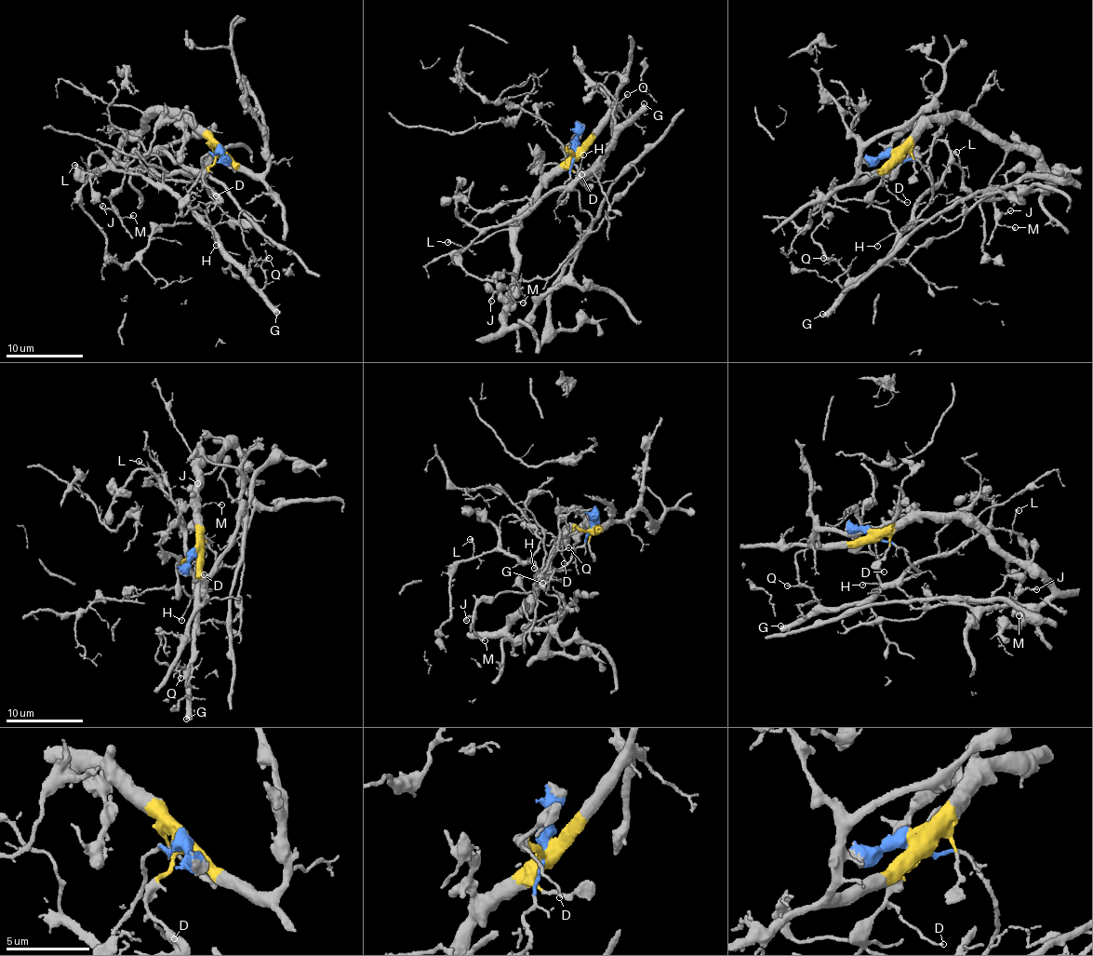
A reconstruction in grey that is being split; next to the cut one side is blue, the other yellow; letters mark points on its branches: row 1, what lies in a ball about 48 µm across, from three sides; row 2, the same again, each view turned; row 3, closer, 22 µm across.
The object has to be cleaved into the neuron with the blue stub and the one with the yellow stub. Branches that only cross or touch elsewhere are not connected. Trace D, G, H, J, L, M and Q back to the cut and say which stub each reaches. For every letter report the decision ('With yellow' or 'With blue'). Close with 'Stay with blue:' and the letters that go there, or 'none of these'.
D: With yellow
G: With blue
H: With blue
J: With yellow
L: With blue
M: With yellow
Q: With blue
Stay with blue: G, H, L, Q

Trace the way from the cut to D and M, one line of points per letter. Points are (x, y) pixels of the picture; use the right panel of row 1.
D: (891, 154), (895, 167), (882, 183), (907, 203)
M: (891, 154), (907, 153), (933, 122), (968, 119), (1005, 150), (988, 196), (1000, 225), (1016, 228)

